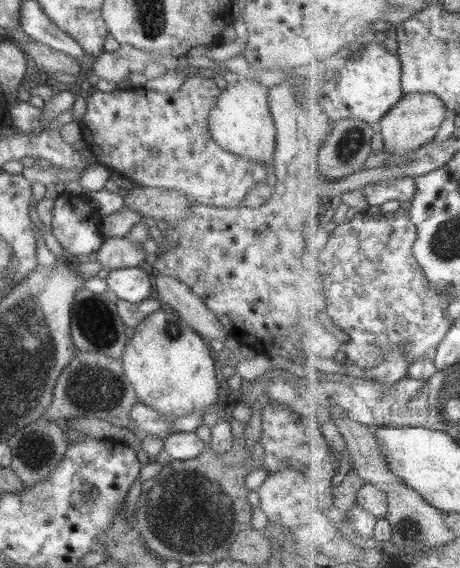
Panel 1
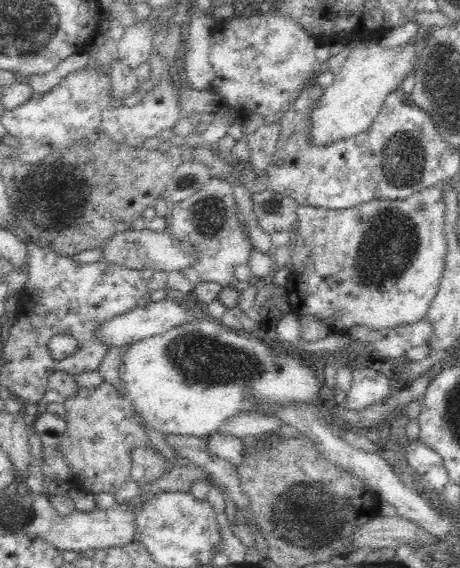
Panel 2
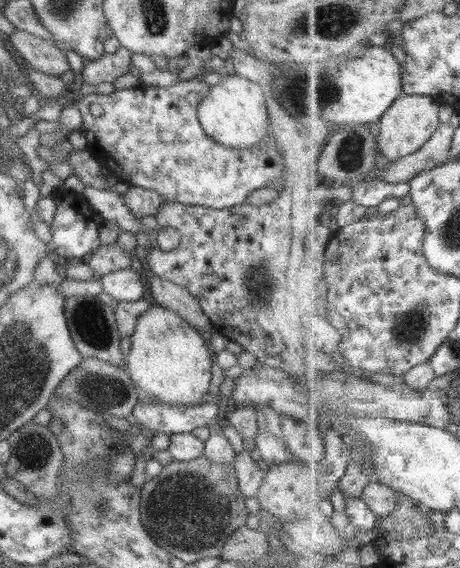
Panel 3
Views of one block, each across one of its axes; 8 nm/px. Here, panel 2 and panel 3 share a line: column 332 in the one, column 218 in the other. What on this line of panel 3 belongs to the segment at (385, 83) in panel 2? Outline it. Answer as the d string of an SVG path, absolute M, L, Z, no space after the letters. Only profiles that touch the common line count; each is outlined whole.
M226 74L218 84L210 85L206 96L197 108L202 128L217 143L232 148L262 145L264 135L270 134L271 122L265 101L267 87L248 80L239 74Z

